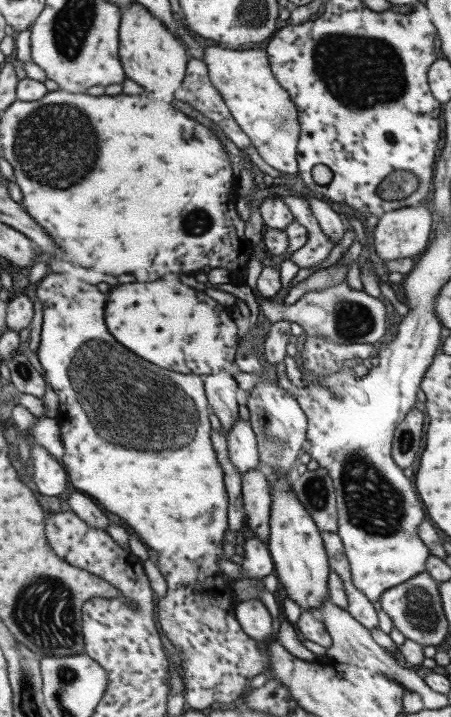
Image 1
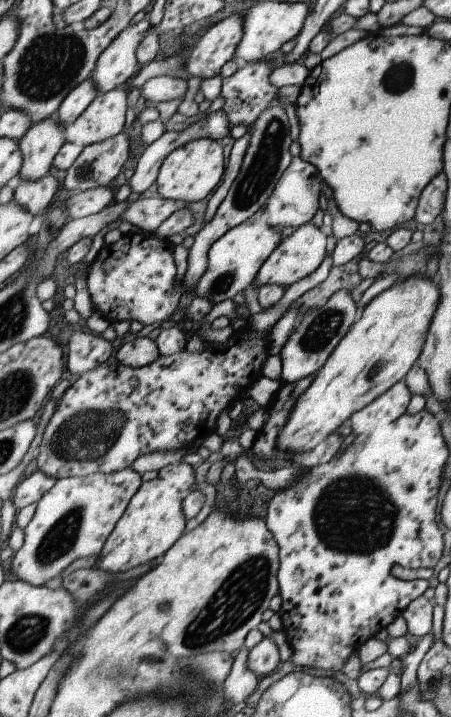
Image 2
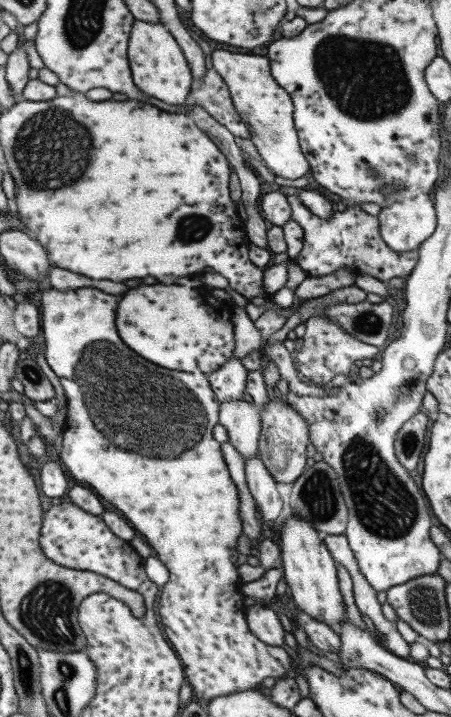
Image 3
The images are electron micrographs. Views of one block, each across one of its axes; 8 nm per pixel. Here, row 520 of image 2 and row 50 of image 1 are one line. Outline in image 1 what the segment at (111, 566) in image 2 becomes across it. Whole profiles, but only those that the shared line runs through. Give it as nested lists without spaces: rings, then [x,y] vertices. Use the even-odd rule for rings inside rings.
[[[131,4],[120,12],[118,59],[124,76],[149,92],[163,94],[163,98],[174,98],[174,90],[180,87],[189,59],[186,50],[163,26],[162,20],[141,4]]]

